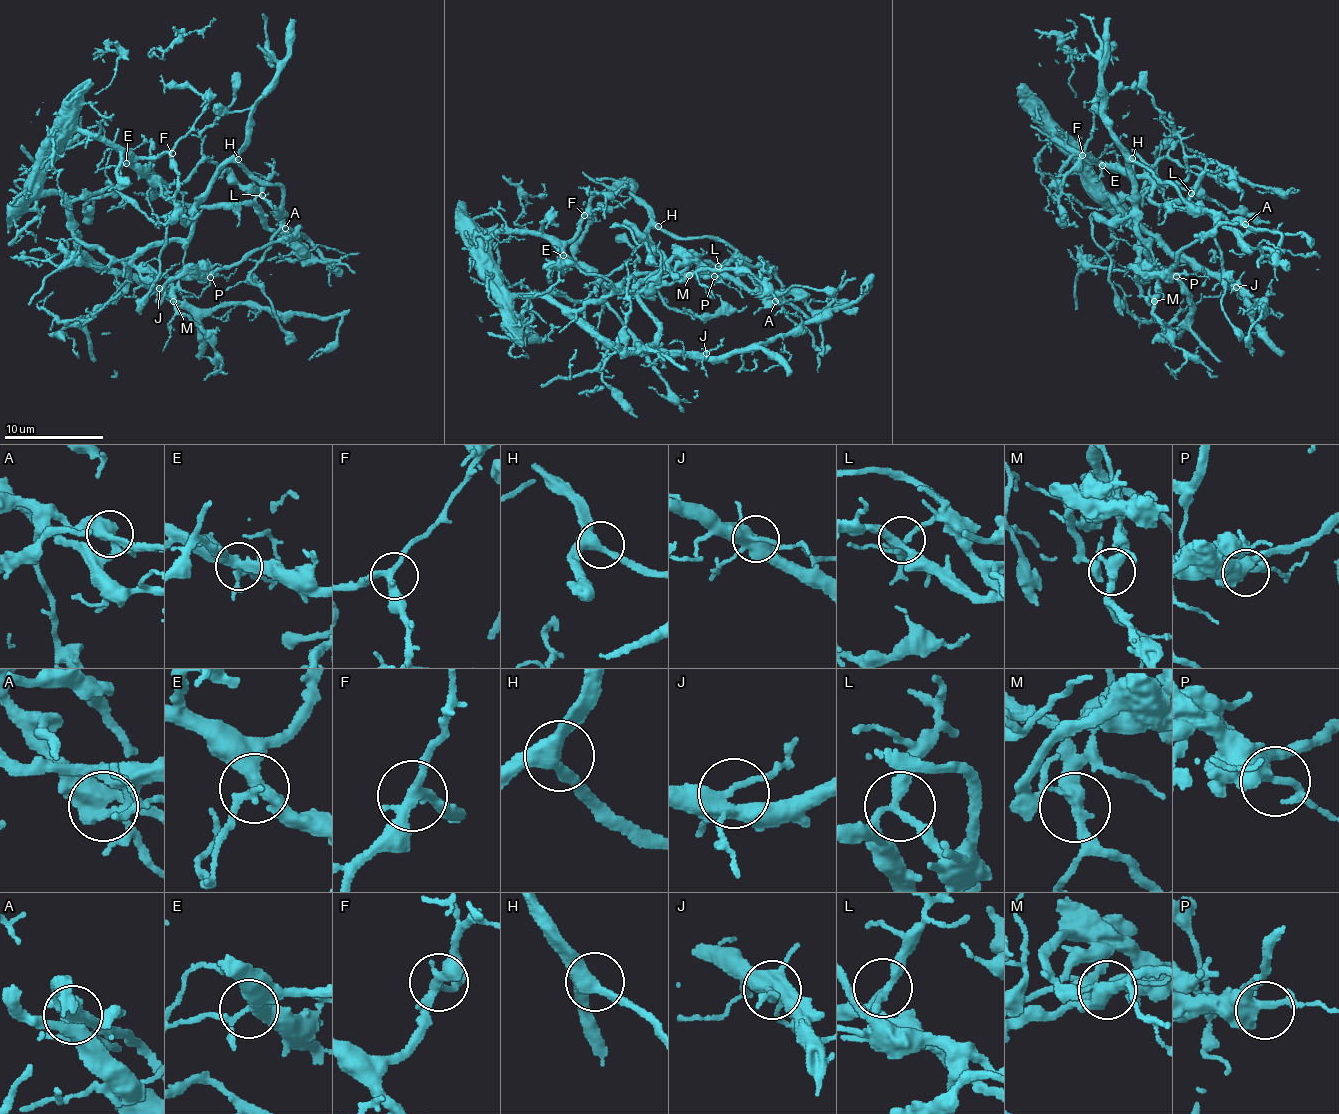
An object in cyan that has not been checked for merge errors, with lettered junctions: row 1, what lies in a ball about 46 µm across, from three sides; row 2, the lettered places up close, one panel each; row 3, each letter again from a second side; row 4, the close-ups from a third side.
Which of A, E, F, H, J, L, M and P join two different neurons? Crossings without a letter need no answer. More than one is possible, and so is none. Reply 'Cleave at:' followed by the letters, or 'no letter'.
Cleave at: A, M

